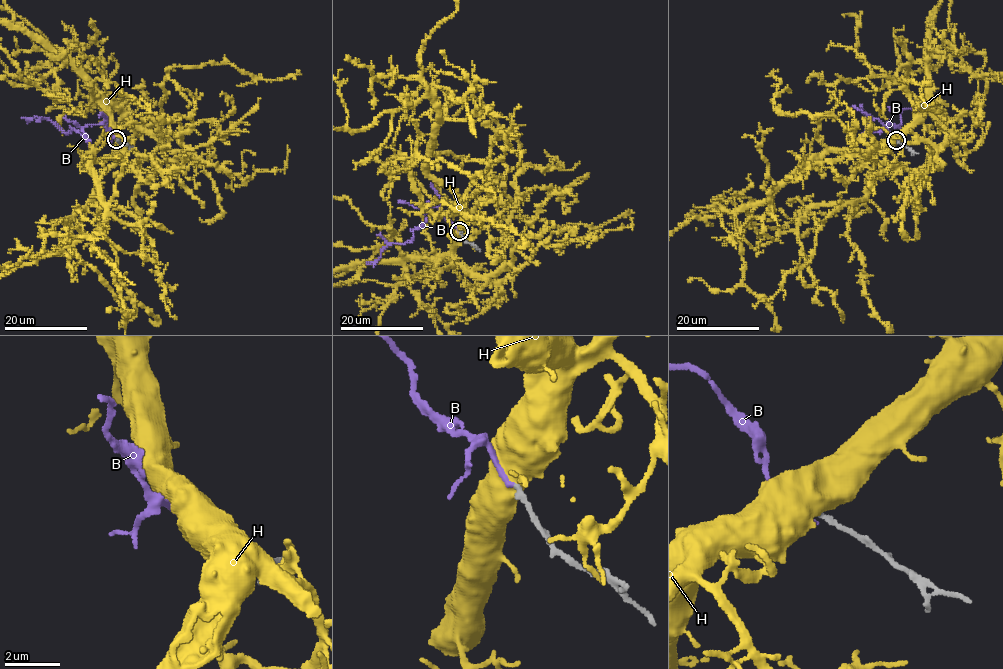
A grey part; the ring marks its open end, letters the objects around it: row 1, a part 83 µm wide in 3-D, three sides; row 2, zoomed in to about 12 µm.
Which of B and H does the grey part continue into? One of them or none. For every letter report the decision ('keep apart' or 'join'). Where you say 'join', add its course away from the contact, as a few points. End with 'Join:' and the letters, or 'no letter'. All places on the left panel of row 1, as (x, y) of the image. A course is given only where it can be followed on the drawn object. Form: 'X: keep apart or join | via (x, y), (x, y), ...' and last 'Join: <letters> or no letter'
B: join | via (116, 138), (105, 122), (86, 125), (82, 128), (87, 138), (73, 129), (60, 130), (45, 118), (22, 118)
H: keep apart
Join: B

